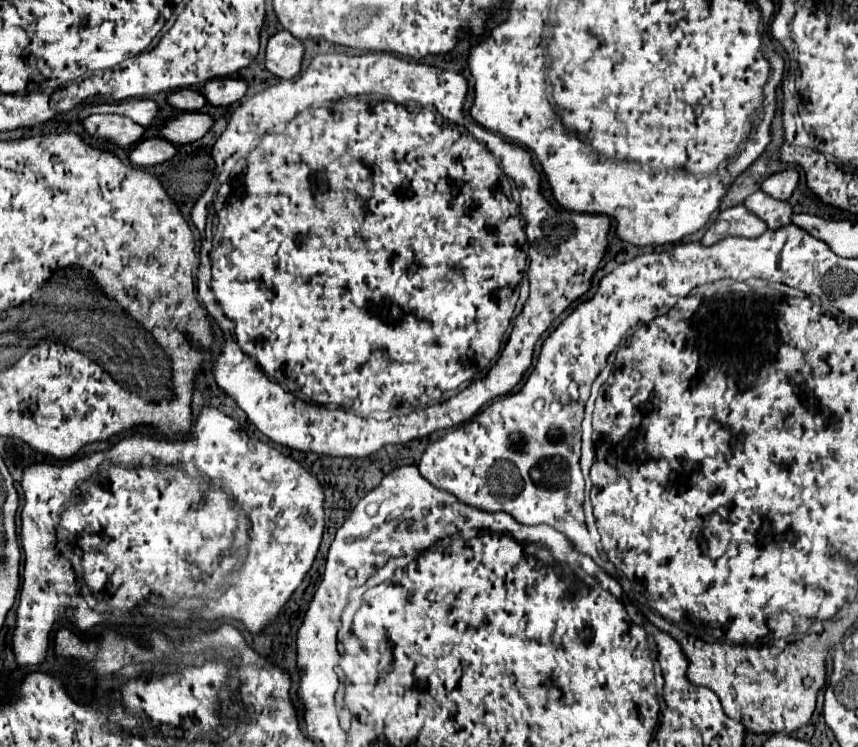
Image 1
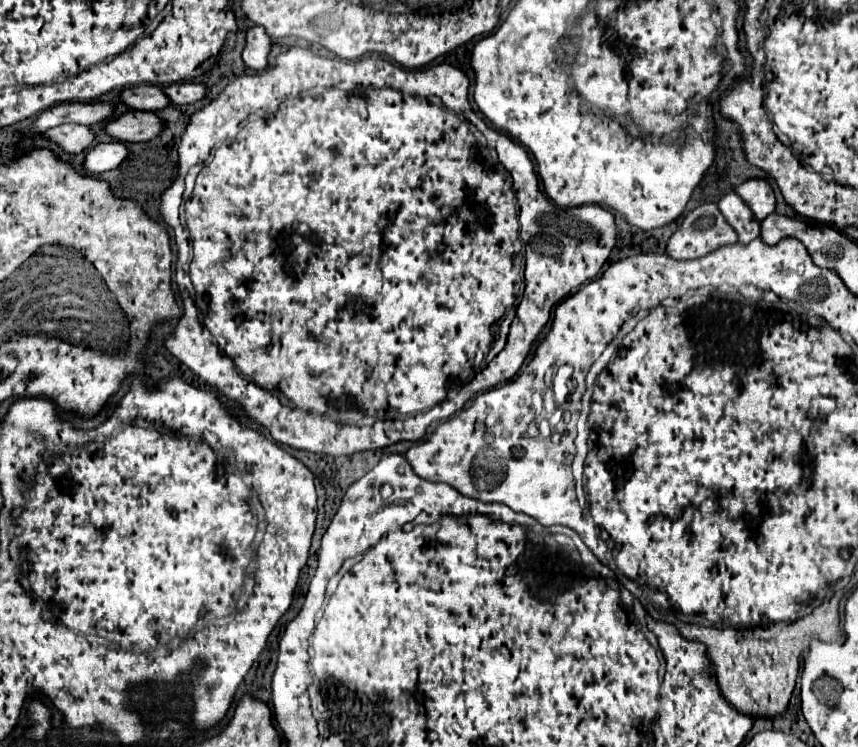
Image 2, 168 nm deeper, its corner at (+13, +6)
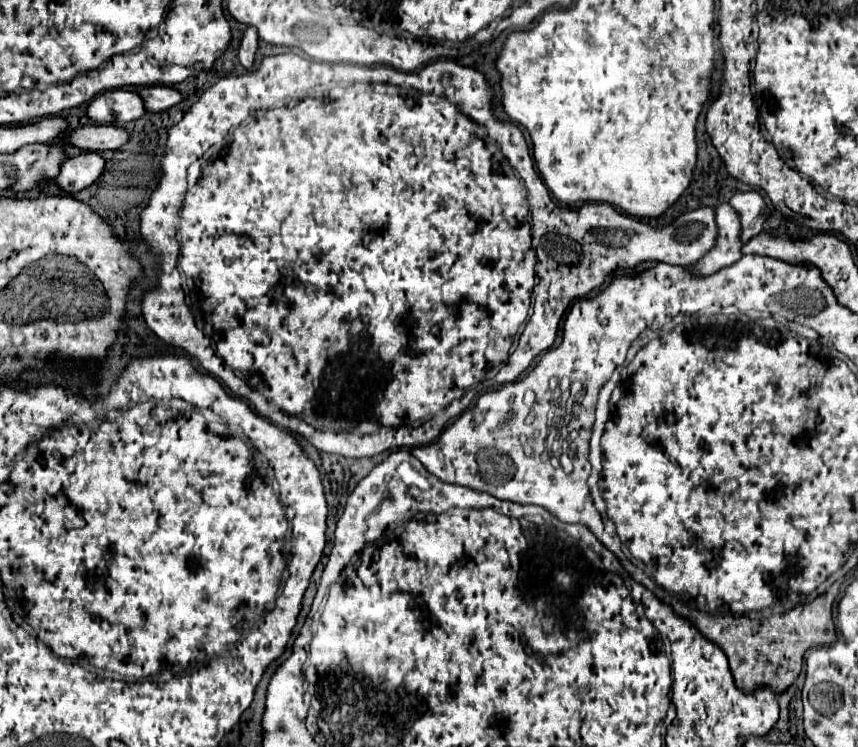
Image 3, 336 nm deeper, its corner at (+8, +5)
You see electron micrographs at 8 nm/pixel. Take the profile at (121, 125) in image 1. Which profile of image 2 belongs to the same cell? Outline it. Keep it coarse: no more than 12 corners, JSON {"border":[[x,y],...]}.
{"border":[[62,124],[46,132],[68,154],[92,146],[96,134],[86,124]]}

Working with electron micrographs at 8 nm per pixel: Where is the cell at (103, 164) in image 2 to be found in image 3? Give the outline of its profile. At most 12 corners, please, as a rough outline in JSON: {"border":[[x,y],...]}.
{"border":[[81,153],[63,161],[55,185],[79,193],[103,173],[103,157]]}

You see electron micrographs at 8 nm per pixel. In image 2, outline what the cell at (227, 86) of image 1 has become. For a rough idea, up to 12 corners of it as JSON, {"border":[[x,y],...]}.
{"border":[[198,82],[164,88],[172,104],[194,104],[208,92]]}

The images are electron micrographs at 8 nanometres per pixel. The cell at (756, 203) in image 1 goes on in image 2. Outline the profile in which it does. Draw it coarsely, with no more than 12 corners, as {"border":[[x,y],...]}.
{"border":[[728,192],[718,208],[748,244],[758,238],[760,220],[736,192]]}

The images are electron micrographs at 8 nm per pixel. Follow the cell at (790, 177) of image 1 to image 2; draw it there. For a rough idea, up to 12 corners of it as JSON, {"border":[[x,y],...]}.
{"border":[[764,178],[736,186],[736,194],[764,220],[776,208],[774,190]]}

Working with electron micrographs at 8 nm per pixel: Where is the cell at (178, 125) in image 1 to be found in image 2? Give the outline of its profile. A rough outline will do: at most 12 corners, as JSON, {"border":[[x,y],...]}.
{"border":[[130,110],[106,126],[122,142],[146,142],[166,122],[154,112]]}

